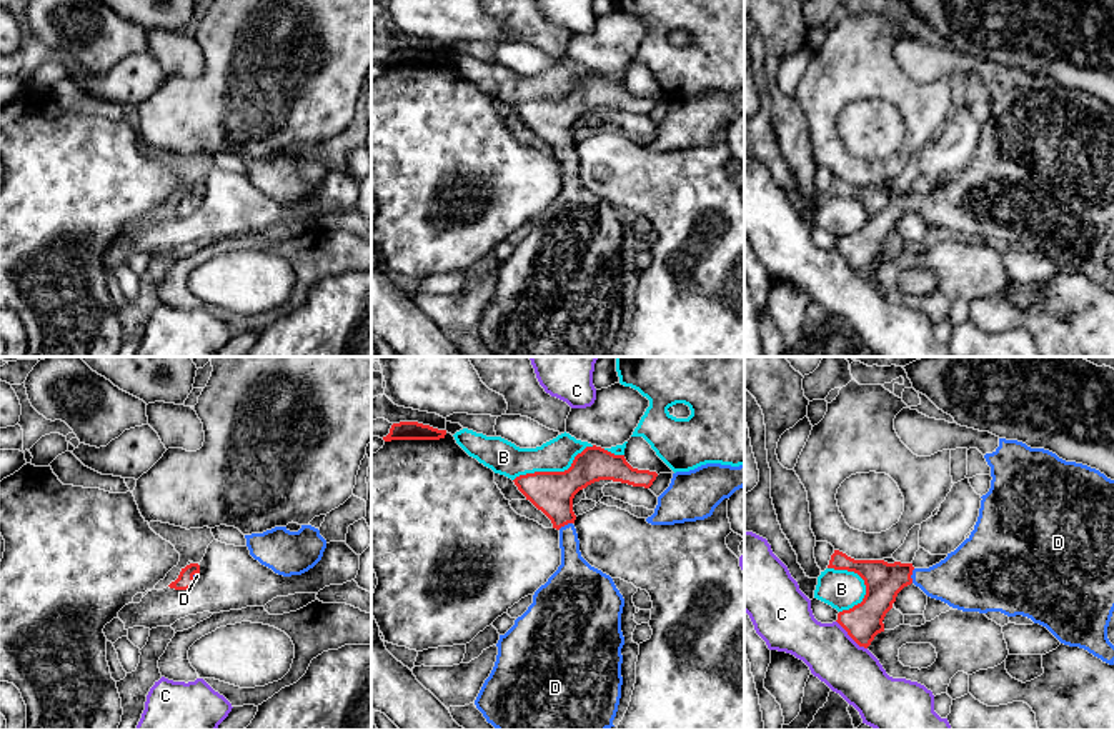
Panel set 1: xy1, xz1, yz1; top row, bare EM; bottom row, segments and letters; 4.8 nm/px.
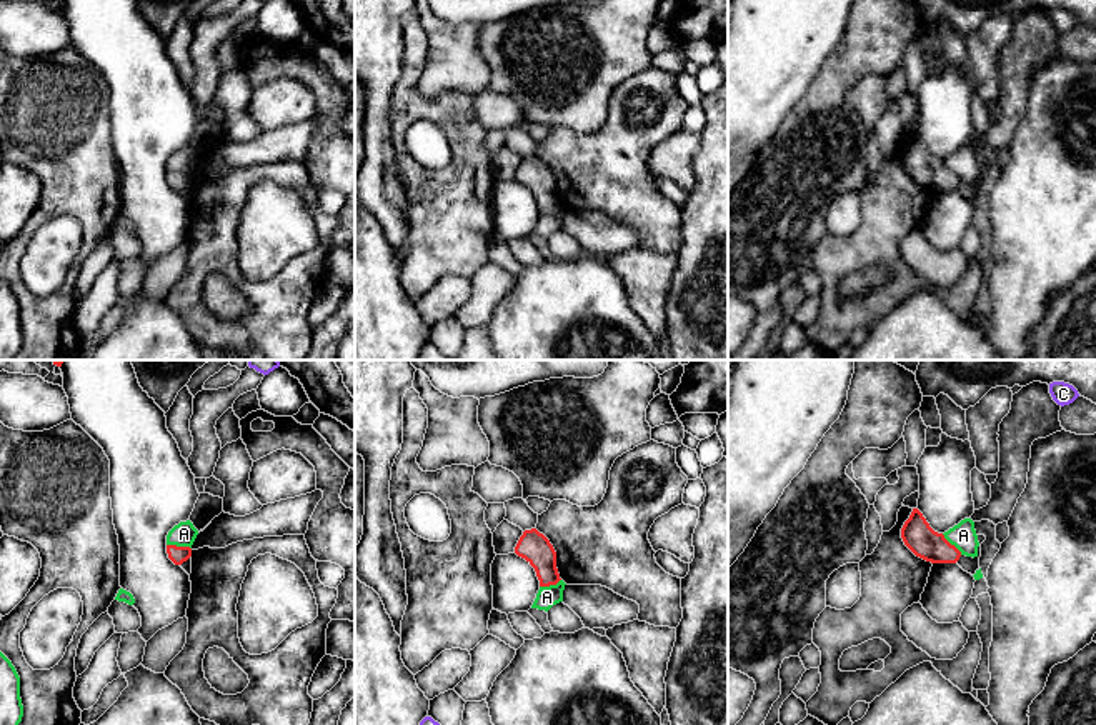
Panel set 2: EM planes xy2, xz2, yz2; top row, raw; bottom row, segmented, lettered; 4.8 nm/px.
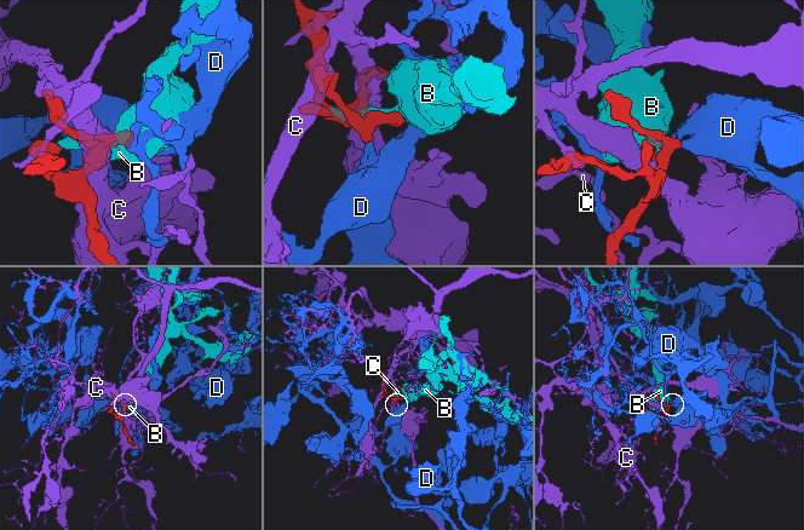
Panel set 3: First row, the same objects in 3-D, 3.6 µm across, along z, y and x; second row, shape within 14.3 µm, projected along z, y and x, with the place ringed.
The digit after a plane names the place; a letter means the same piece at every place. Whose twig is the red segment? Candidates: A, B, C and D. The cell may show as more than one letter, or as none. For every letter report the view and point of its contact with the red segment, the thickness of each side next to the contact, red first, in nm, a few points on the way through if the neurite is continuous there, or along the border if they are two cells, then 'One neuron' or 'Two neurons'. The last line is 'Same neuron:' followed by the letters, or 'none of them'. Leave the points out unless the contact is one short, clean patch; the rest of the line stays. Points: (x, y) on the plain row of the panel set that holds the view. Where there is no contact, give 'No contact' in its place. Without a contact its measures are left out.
A: Touches red at xy2 (179, 174). Thickness 80 nm (red) against 120 nm. Boundary: xy2 (167, 170), (190, 175). Two neurons
B: Touches red at xz1 (555, 99). Thickness 200 nm (red) against 160 nm. Two neurons
C: Touches red at yz1 (851, 264). Thickness 180 nm (red) against 260 nm. Two neurons
D: Touches red at yz1 (911, 200). Thickness 180 nm (red) against 280 nm. Path across: yz1 (883, 207), (911, 200), (925, 205), (963, 205). One neuron
Same neuron: D

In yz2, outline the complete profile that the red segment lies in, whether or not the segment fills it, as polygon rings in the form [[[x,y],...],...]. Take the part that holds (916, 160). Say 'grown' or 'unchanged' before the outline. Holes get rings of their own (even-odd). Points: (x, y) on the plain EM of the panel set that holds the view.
unchanged | [[[913,135],[904,148],[901,165],[916,183],[931,190],[956,190],[961,183],[961,178],[943,160],[929,153],[918,135]]]

